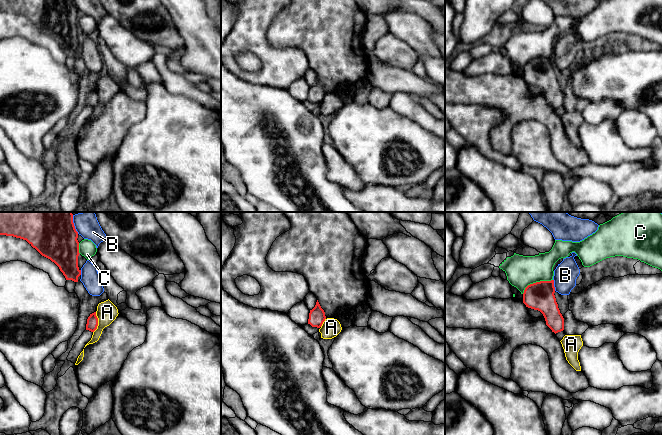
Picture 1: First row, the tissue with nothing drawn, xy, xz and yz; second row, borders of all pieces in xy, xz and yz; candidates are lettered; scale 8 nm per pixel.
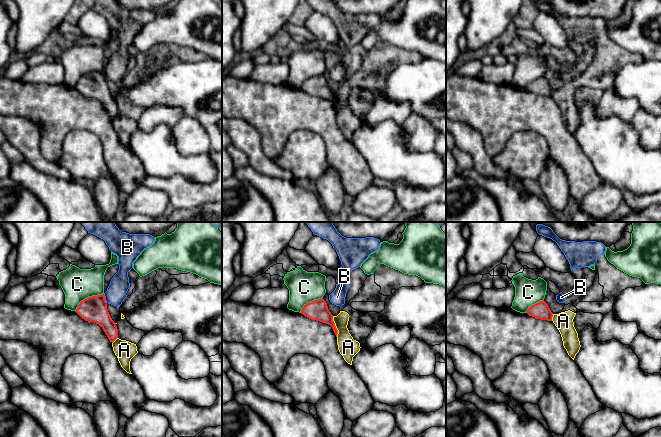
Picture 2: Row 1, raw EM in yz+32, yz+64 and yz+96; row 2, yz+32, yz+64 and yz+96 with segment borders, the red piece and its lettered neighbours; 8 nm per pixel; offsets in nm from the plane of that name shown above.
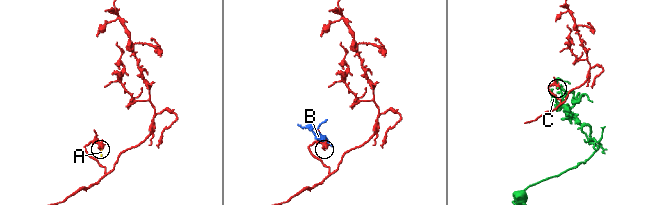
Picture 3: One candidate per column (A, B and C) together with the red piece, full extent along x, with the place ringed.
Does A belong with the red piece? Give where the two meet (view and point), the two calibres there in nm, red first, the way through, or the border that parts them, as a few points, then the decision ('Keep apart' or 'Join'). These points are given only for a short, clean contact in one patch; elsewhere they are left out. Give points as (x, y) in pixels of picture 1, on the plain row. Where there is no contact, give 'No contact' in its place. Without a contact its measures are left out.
Touches red at xy (97, 98). Thickness 100 nm (red) against 160 nm. Boundary: xy (96, 88), (97, 104), (93, 108). Keep apart

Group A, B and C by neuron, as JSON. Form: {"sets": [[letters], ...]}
{"sets": [["A", "B"], ["C"]]}

